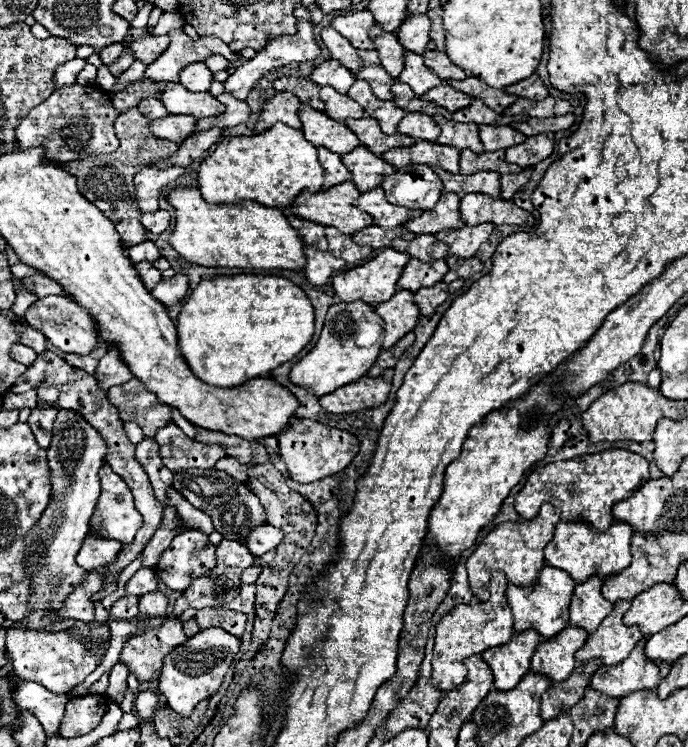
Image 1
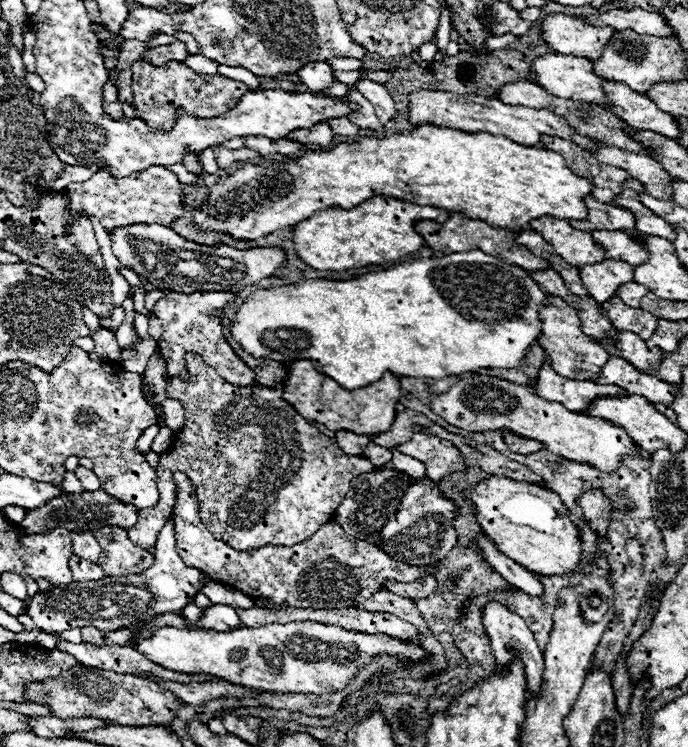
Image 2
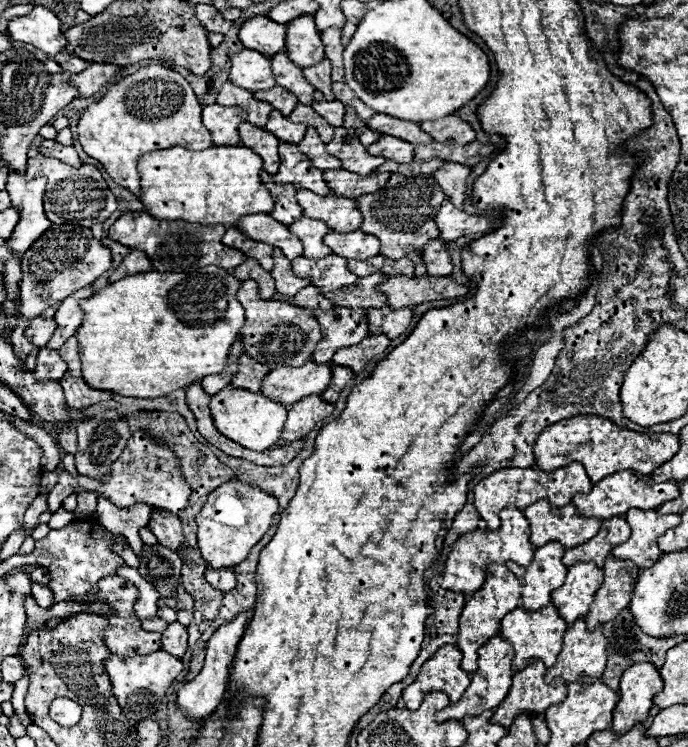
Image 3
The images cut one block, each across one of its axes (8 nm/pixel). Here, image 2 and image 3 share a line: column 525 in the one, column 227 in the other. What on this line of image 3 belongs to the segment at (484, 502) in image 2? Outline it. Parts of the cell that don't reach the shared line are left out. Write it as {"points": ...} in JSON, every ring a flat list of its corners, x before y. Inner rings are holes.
{"points":[[238,478,222,484,210,492,202,512,196,516,198,524,198,546,210,568,232,568,240,564,258,540,270,528,272,516,278,512,278,500,260,490,258,486,248,486]]}

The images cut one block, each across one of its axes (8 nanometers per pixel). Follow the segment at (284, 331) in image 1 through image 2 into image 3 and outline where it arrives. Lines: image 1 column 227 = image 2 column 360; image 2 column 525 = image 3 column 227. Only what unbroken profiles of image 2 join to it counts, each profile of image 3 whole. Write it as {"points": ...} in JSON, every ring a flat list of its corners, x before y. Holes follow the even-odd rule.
{"points":[[208,264,194,272,134,274,96,290,92,298,80,304,84,320,78,328,78,342,84,380,96,390,110,390,132,398,156,398,200,382,204,376,220,374,246,320,244,308,236,298,240,286,242,280,234,278,228,270]]}

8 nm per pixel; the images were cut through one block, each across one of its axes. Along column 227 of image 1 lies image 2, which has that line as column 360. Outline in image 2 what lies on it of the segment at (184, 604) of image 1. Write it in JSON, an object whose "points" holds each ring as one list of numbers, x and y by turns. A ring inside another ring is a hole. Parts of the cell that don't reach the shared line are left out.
{"points":[[174,472,178,486,174,504,174,536,176,552,190,568,208,572,214,580,240,590,252,598,268,598,276,604,288,602,294,608,354,608,368,600,372,594,384,590,386,580,416,582,418,578,432,576,436,568,416,568,392,560,386,552,366,540,348,536,340,524,328,520,316,536,294,546,264,546,256,550,236,552,228,544,216,540,198,516,198,496,186,474]]}

